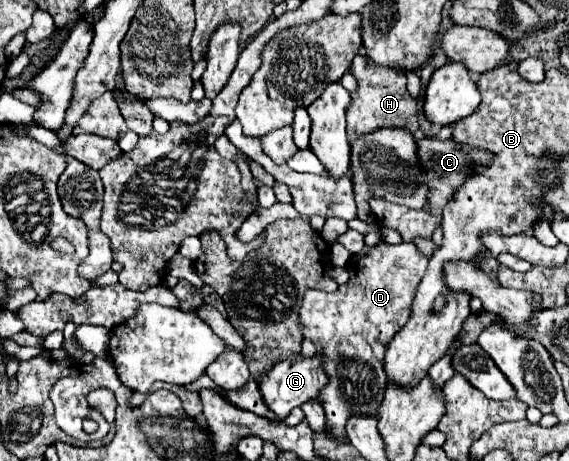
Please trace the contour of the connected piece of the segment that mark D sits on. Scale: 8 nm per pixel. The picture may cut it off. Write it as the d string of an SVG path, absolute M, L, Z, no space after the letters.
M379 242L371 248L365 248L361 254L351 256L349 260L349 282L339 286L337 292L323 292L323 290L305 290L303 304L299 310L299 324L301 332L307 340L313 342L317 348L317 354L325 354L325 372L329 374L329 382L325 384L325 390L319 394L319 404L325 410L327 424L325 428L333 436L345 438L345 422L353 414L361 416L377 416L379 406L385 396L387 378L385 378L385 366L381 366L381 358L385 356L385 350L393 336L405 326L411 314L411 300L415 296L415 290L427 270L429 258L425 254L417 254L417 246L411 242L401 242L397 246Z

